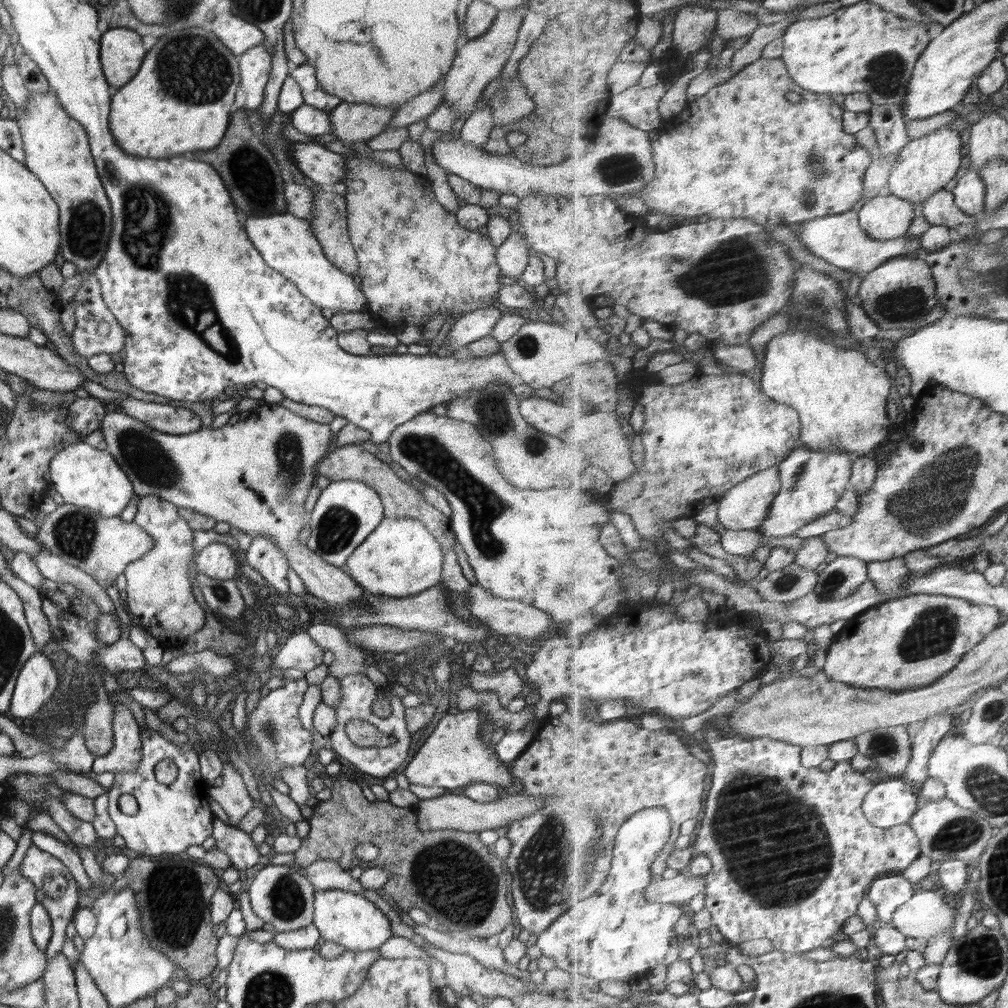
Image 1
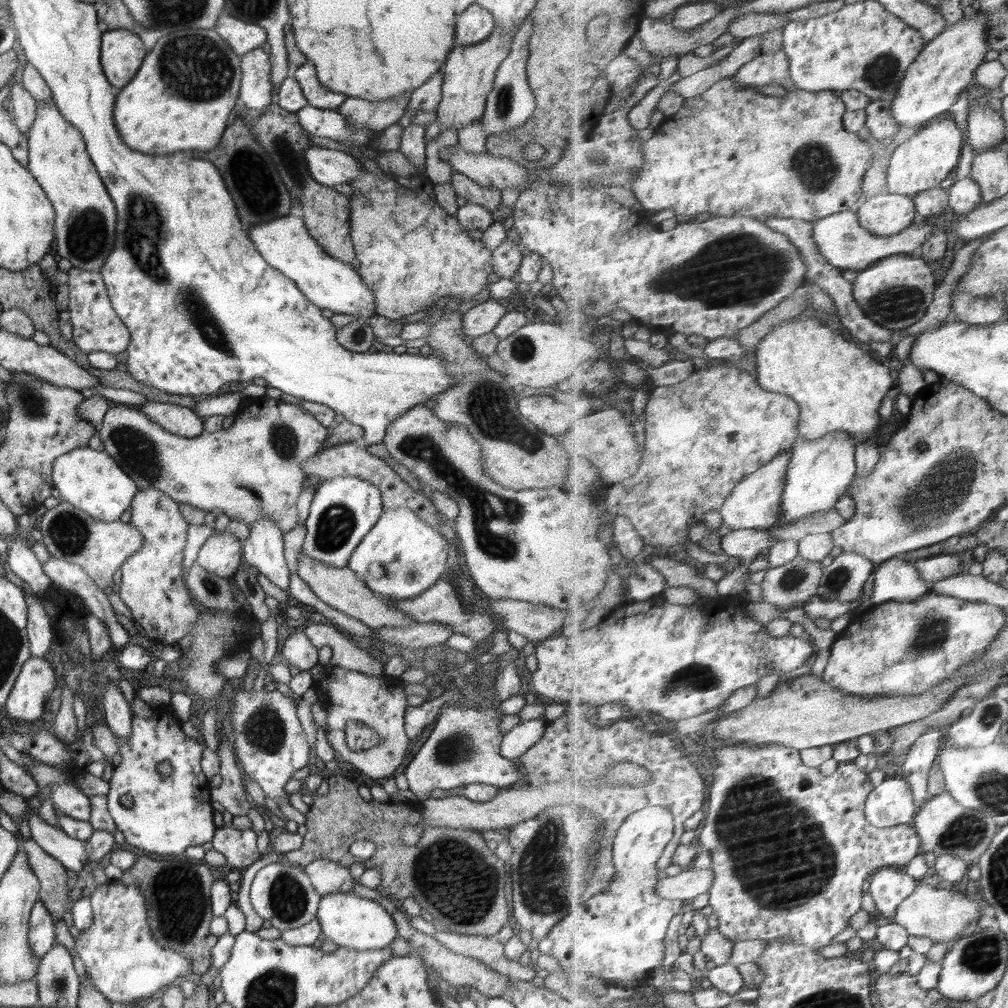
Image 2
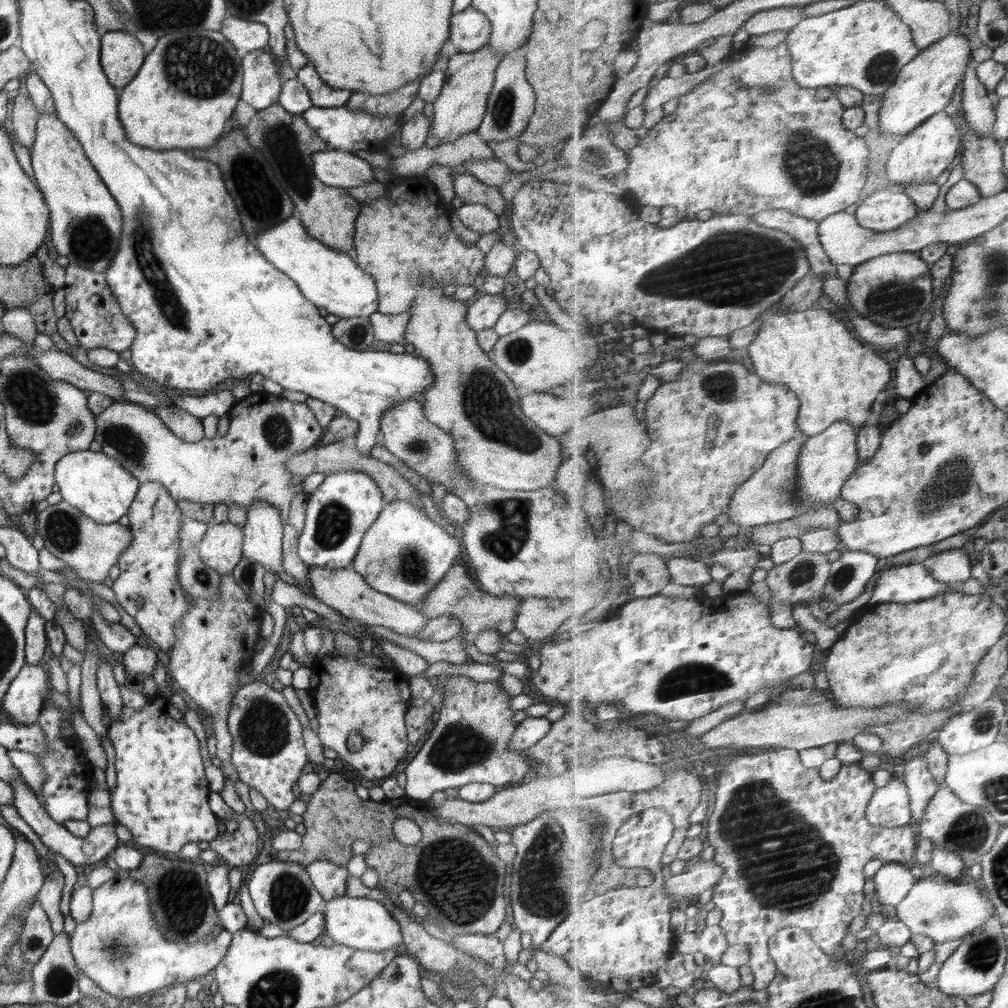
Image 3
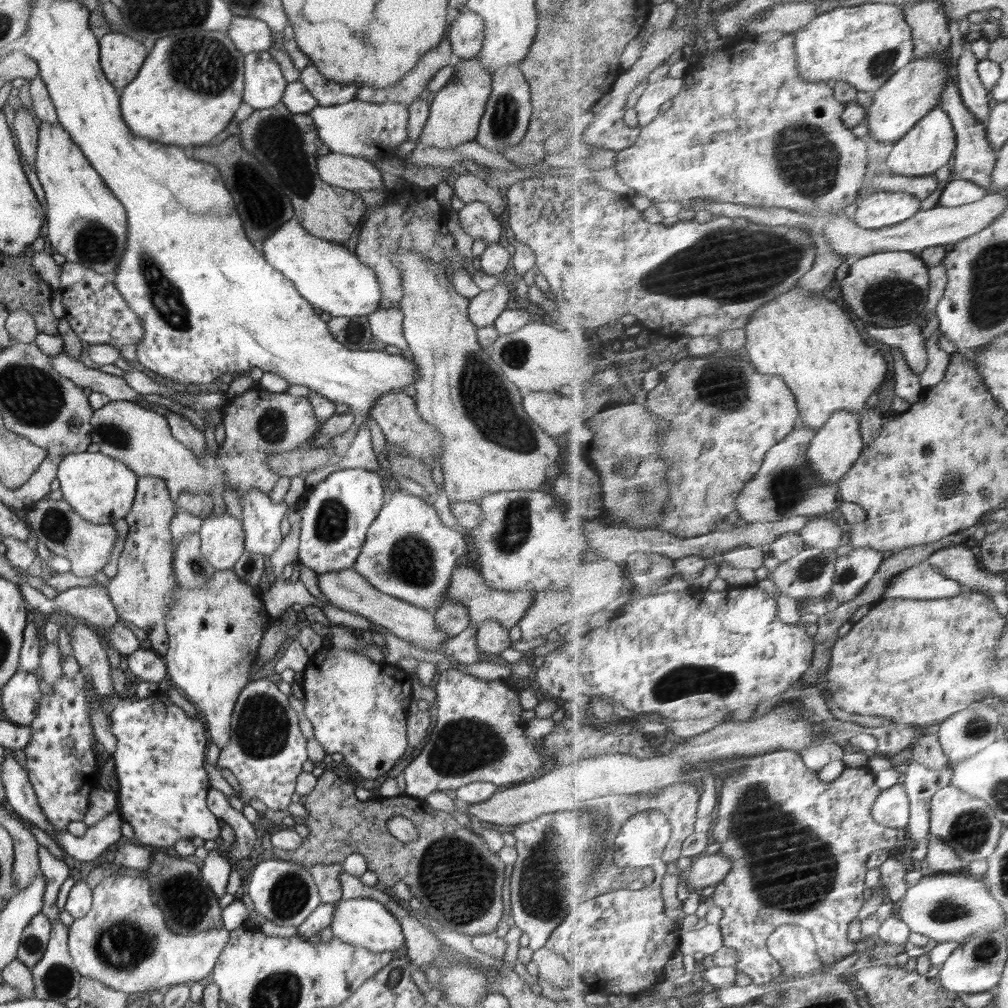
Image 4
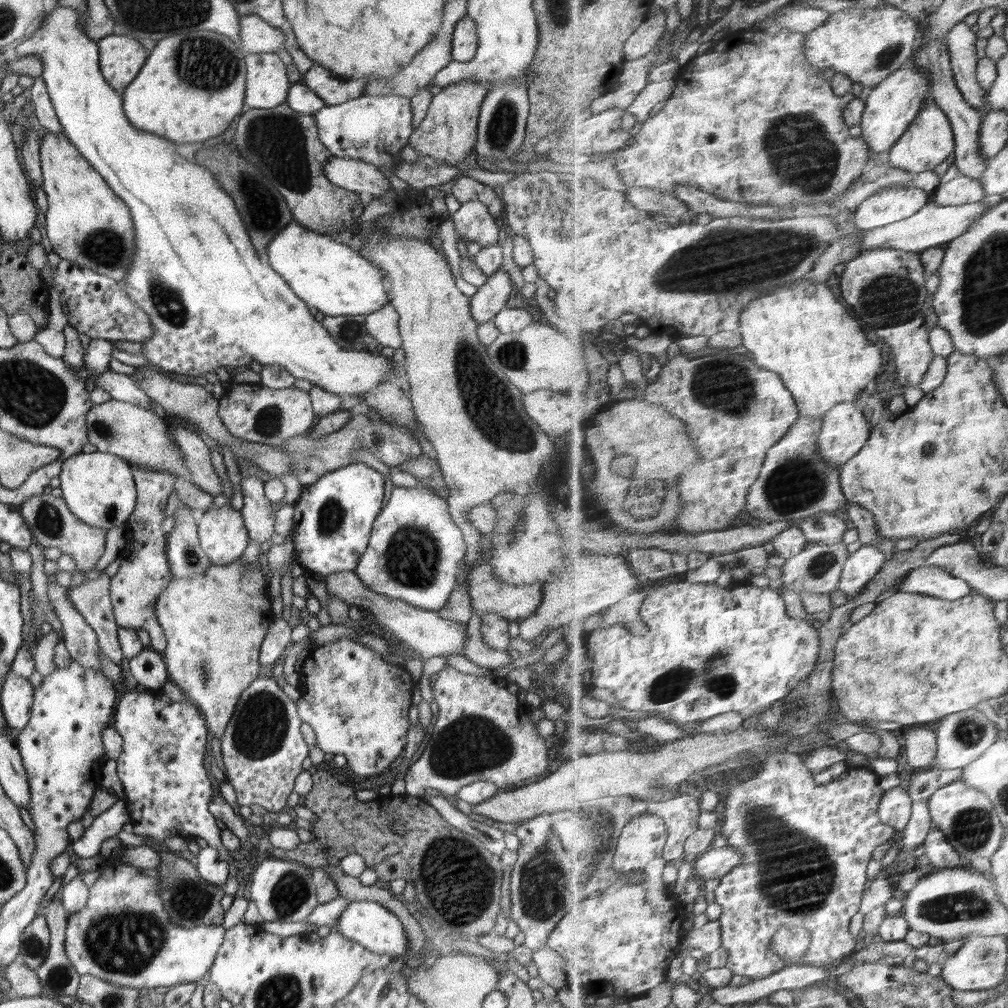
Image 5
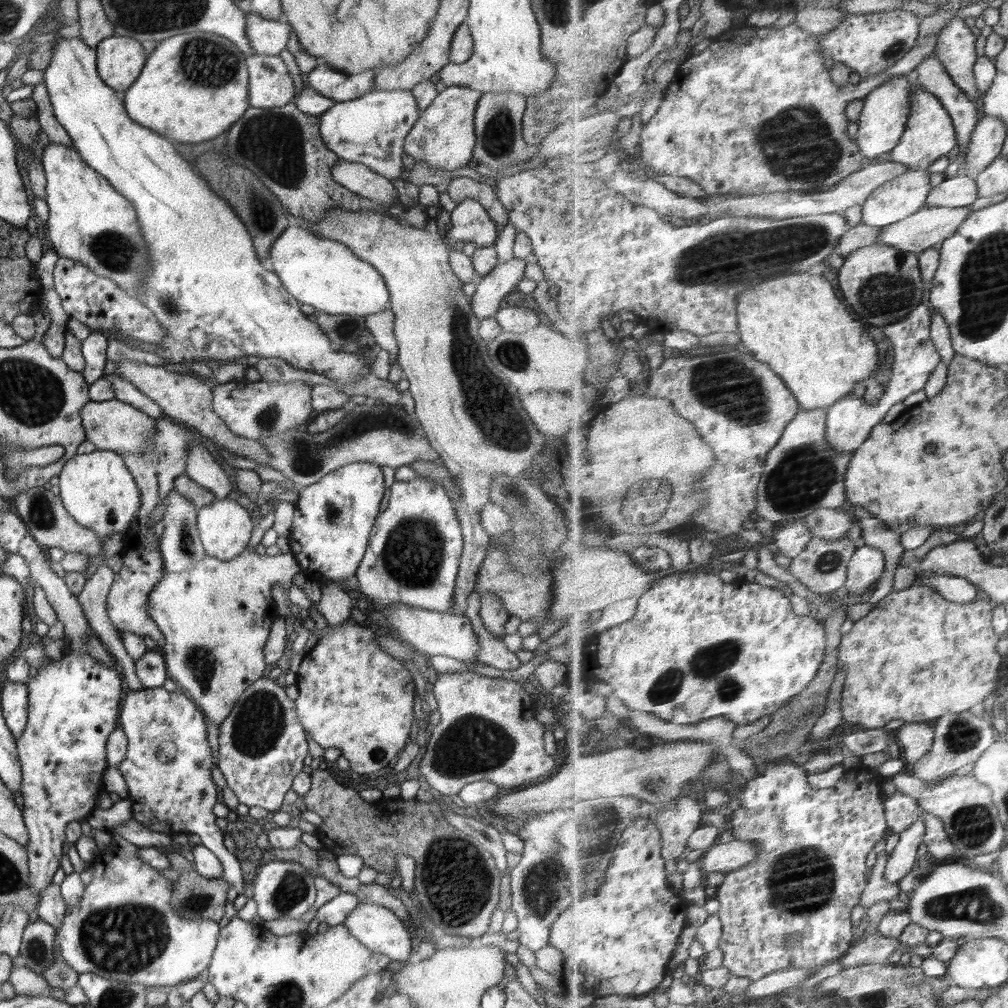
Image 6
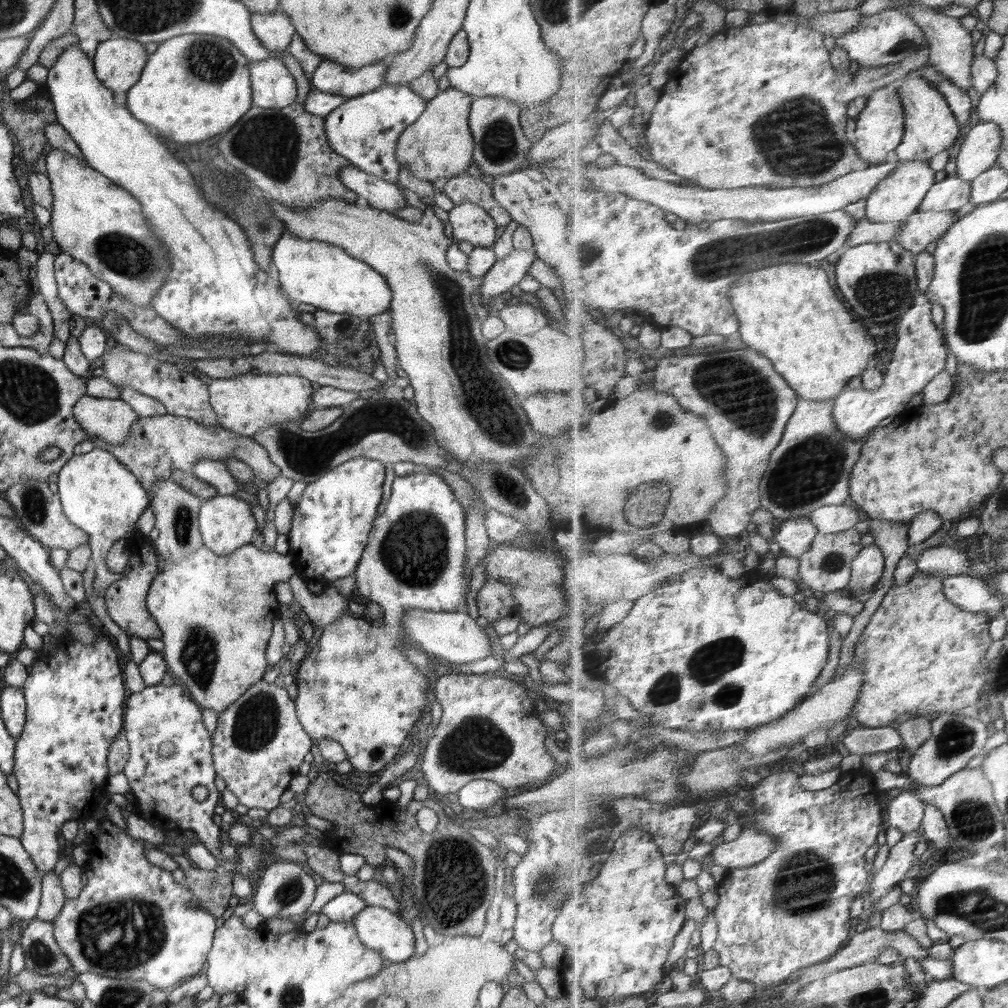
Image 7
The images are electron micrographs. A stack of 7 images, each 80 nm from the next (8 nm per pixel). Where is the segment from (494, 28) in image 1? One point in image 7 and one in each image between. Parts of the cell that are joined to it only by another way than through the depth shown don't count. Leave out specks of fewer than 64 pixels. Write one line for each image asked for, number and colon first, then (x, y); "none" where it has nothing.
2: (469, 72)
3: (460, 107)
4: (454, 116)
5: (448, 132)
6: (443, 138)
7: (439, 144)

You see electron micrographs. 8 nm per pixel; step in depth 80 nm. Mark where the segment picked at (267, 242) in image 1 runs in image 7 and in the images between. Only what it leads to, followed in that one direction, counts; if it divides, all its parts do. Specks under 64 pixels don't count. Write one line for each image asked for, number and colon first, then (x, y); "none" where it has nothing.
2: (284, 243)
3: (329, 279)
4: (326, 274)
5: (335, 278)
6: (323, 273)
7: (324, 275)

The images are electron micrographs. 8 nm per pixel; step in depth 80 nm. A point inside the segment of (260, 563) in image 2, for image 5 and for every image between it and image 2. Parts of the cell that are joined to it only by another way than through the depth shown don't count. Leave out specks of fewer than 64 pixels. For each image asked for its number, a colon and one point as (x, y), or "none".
3: (263, 542)
4: (261, 517)
5: (259, 517)

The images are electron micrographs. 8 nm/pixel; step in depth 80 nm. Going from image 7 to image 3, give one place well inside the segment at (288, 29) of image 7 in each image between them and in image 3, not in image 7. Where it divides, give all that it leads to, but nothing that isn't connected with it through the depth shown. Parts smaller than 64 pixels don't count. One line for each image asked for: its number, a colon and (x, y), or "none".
3: (246, 36)
4: (248, 34)
5: (256, 36)
6: (267, 37)

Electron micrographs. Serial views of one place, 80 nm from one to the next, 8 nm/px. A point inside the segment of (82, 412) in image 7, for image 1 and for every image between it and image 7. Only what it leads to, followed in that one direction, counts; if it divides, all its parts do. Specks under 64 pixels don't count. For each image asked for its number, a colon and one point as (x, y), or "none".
1: (255, 474)
2: (251, 470)
3: (249, 463)
4: (259, 423)
5: (138, 436)
6: (113, 425)

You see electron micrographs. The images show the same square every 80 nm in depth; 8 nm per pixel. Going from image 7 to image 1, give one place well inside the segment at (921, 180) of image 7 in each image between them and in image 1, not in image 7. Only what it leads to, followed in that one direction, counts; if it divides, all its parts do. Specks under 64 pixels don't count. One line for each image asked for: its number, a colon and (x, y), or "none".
1: (886, 217)
2: (887, 215)
3: (889, 209)
4: (881, 209)
5: (892, 205)
6: (897, 200)

